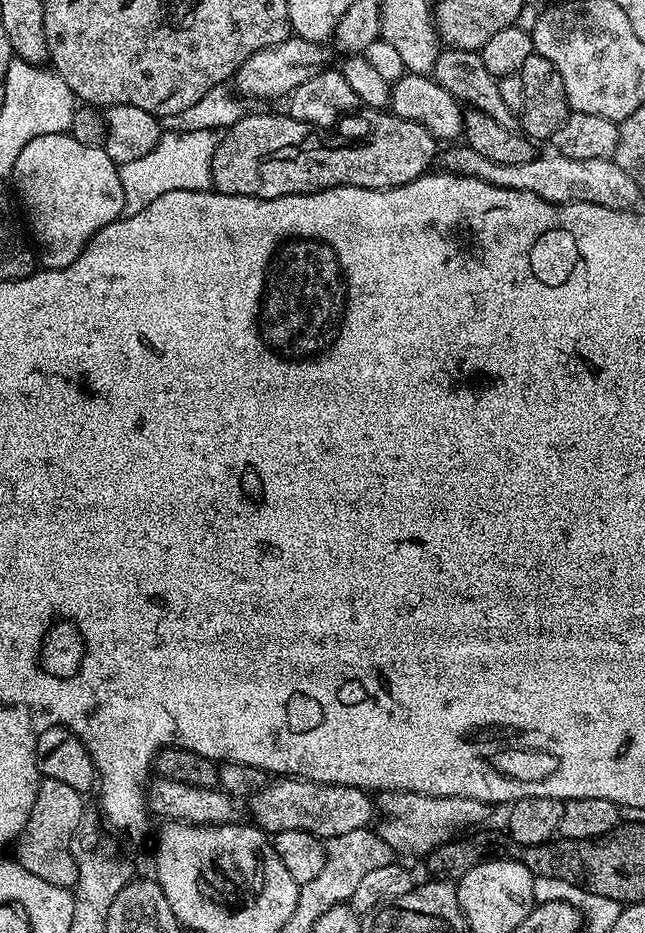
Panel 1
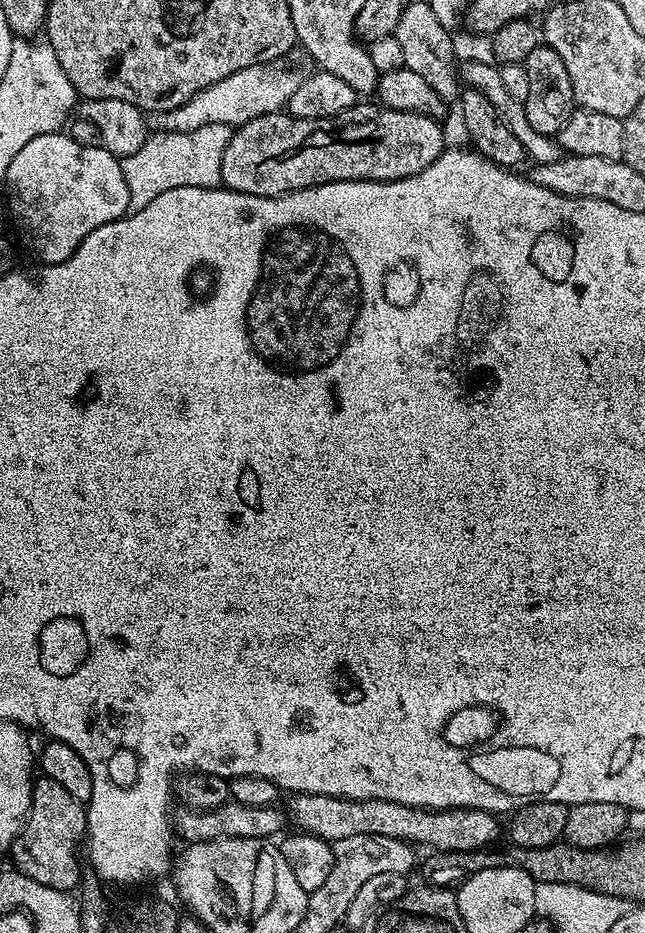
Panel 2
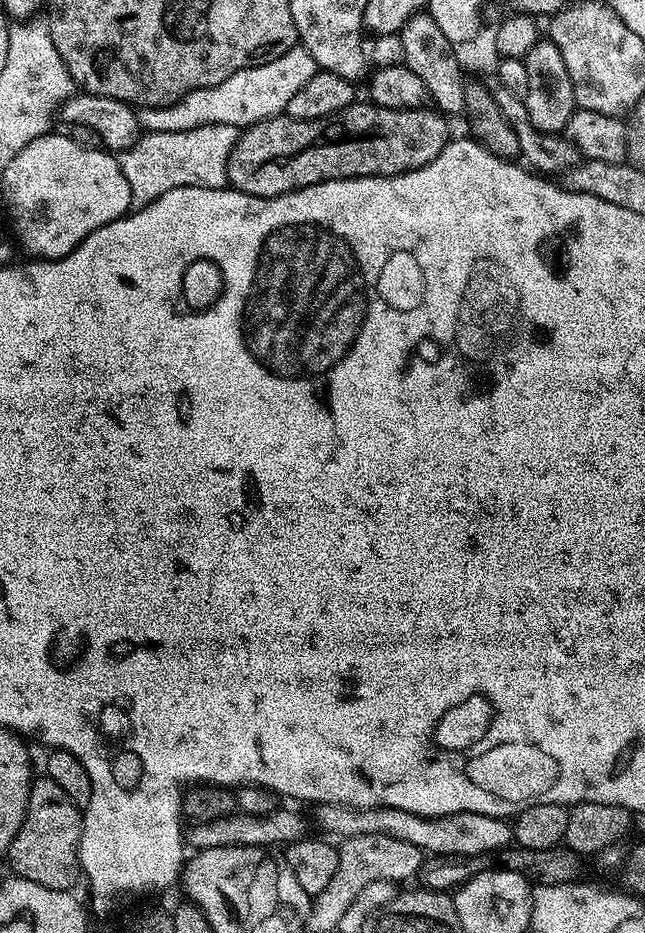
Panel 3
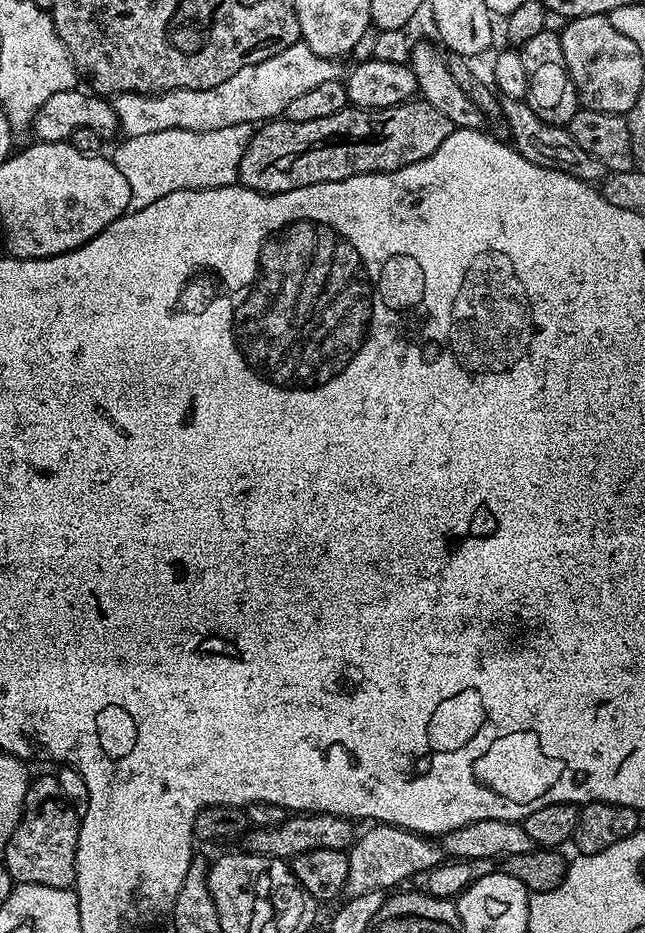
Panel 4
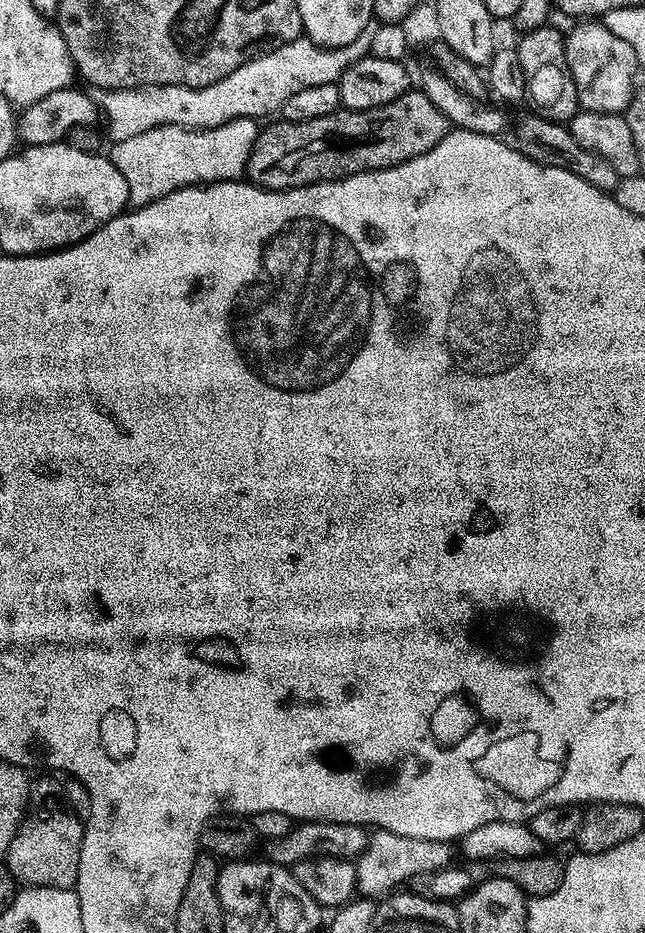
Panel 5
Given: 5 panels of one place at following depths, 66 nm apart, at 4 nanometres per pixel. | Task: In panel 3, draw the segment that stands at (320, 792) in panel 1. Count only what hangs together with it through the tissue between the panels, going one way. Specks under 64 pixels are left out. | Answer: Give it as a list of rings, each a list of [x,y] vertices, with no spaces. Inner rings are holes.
[[[321,804],[320,824],[339,838],[362,834],[386,834],[418,846],[432,858],[471,858],[499,854],[513,843],[512,824],[505,817],[459,812],[449,816],[415,816],[393,808],[347,808],[344,804]]]

